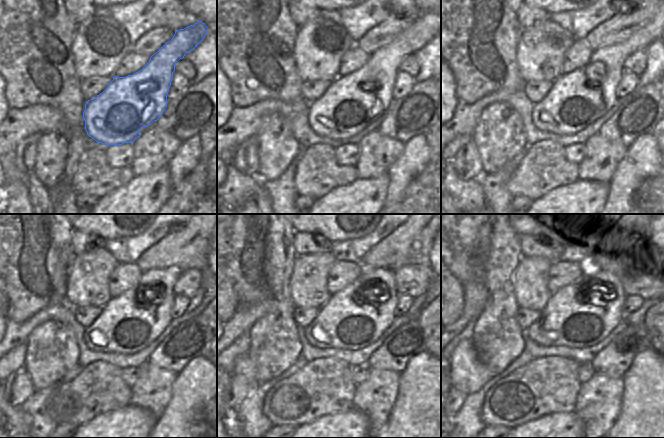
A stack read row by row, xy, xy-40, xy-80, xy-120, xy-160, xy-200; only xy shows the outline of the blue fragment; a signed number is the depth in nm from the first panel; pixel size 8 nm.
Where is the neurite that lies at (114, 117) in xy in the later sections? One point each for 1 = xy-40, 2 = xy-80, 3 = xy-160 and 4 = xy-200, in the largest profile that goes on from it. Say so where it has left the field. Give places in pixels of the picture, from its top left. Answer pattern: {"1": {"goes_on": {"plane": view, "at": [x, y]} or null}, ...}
{"1": {"goes_on": {"plane": "xy-40", "at": [353, 101]}}, "2": {"goes_on": {"plane": "xy-80", "at": [577, 99]}}, "3": {"goes_on": {"plane": "xy-160", "at": [355, 320]}}, "4": {"goes_on": {"plane": "xy-200", "at": [582, 319]}}}

